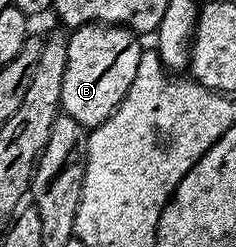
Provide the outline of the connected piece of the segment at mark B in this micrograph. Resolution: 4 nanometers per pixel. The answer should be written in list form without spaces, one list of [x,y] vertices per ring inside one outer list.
[[[86,25],[76,28],[75,35],[78,43],[74,42],[67,53],[60,110],[70,115],[81,127],[92,129],[98,127],[121,104],[123,97],[131,89],[131,81],[135,81],[137,76],[143,47],[142,44],[137,44],[138,36],[124,25]]]

